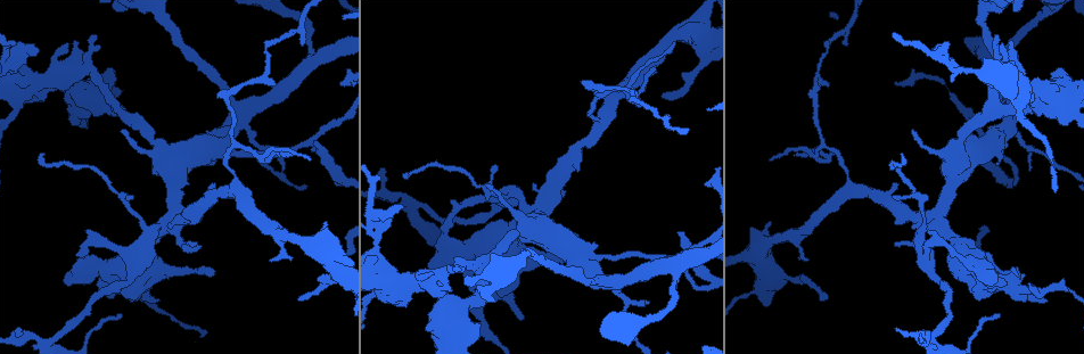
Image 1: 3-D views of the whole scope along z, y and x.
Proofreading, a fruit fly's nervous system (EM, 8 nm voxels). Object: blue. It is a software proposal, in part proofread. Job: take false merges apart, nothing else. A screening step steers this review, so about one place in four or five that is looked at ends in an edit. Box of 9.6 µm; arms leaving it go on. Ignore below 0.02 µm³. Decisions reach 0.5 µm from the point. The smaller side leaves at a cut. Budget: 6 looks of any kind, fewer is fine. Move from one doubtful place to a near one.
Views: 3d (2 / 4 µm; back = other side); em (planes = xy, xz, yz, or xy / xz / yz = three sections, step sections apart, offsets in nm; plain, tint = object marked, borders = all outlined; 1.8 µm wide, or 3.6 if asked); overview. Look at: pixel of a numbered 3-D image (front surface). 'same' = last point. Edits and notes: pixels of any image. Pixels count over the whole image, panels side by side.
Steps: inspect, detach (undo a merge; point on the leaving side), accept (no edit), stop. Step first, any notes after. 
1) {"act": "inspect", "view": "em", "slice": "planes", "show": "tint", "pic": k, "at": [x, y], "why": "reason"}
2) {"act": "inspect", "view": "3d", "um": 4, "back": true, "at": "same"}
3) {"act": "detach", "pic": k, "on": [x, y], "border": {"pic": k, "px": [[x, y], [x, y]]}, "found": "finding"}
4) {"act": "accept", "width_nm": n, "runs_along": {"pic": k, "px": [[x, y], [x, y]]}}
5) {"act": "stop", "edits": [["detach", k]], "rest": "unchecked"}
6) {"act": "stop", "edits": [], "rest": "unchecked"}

{"act": "inspect", "view": "em", "slice": "planes", "show": "tint", "pic": 1, "at": [479, 243], "why": "three arms meet"}

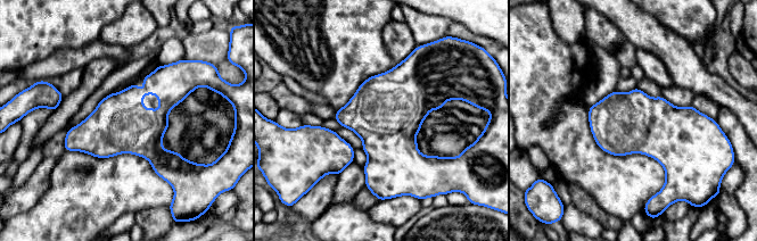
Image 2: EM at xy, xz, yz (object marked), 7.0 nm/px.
{"act": "accept", "width_nm": 420, "found": "one neuron here"}

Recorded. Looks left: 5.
{"act": "inspect", "view": "3d", "um": 4, "pic": 1, "at": [1072, 108], "why": "abrupt turn"}

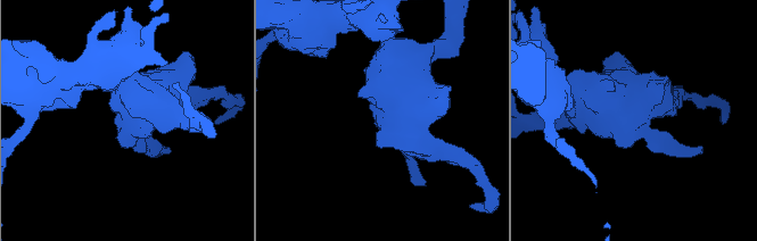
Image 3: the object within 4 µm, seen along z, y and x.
{"act": "inspect", "view": "em", "slice": "xy", "step": 4, "show": "plain", "pic": 3, "at": [637, 122], "why": "shape alone is not enough"}

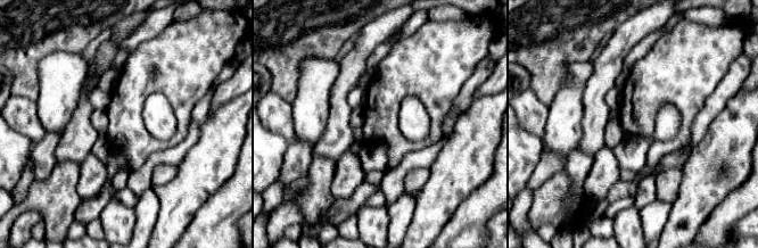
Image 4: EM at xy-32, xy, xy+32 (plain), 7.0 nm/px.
{"act": "inspect", "view": "em", "slice": "xy", "step": 4, "show": "tint", "at": "same"}

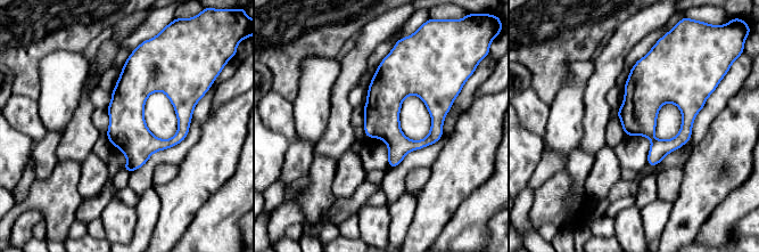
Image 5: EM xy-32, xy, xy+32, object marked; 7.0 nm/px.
{"act": "accept", "runs_along": {"pic": 5, "px": [[138, 58], [129, 168]]}, "found": "continuous, no second neuron"}

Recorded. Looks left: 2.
{"act": "inspect", "view": "em", "slice": "xz", "step": 8, "show": "tint", "pic": 1, "at": [22, 89], "why": "thick turns thin"}

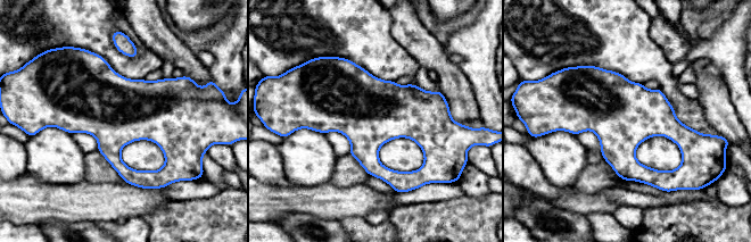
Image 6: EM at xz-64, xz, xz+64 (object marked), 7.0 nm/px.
{"act": "inspect", "view": "em", "slice": "planes", "show": "tint", "at": "same"}

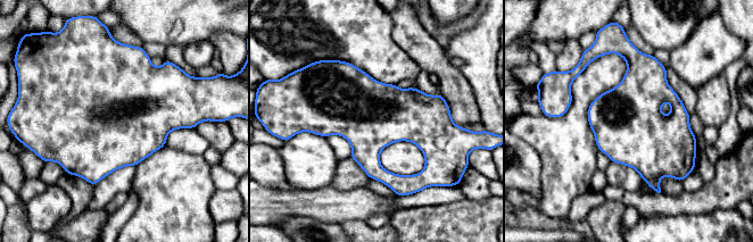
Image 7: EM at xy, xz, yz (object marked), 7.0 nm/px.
{"act": "accept", "found": "one neuron here"}

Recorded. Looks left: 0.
{"act": "stop", "edits": [], "rest": "unchecked"}

